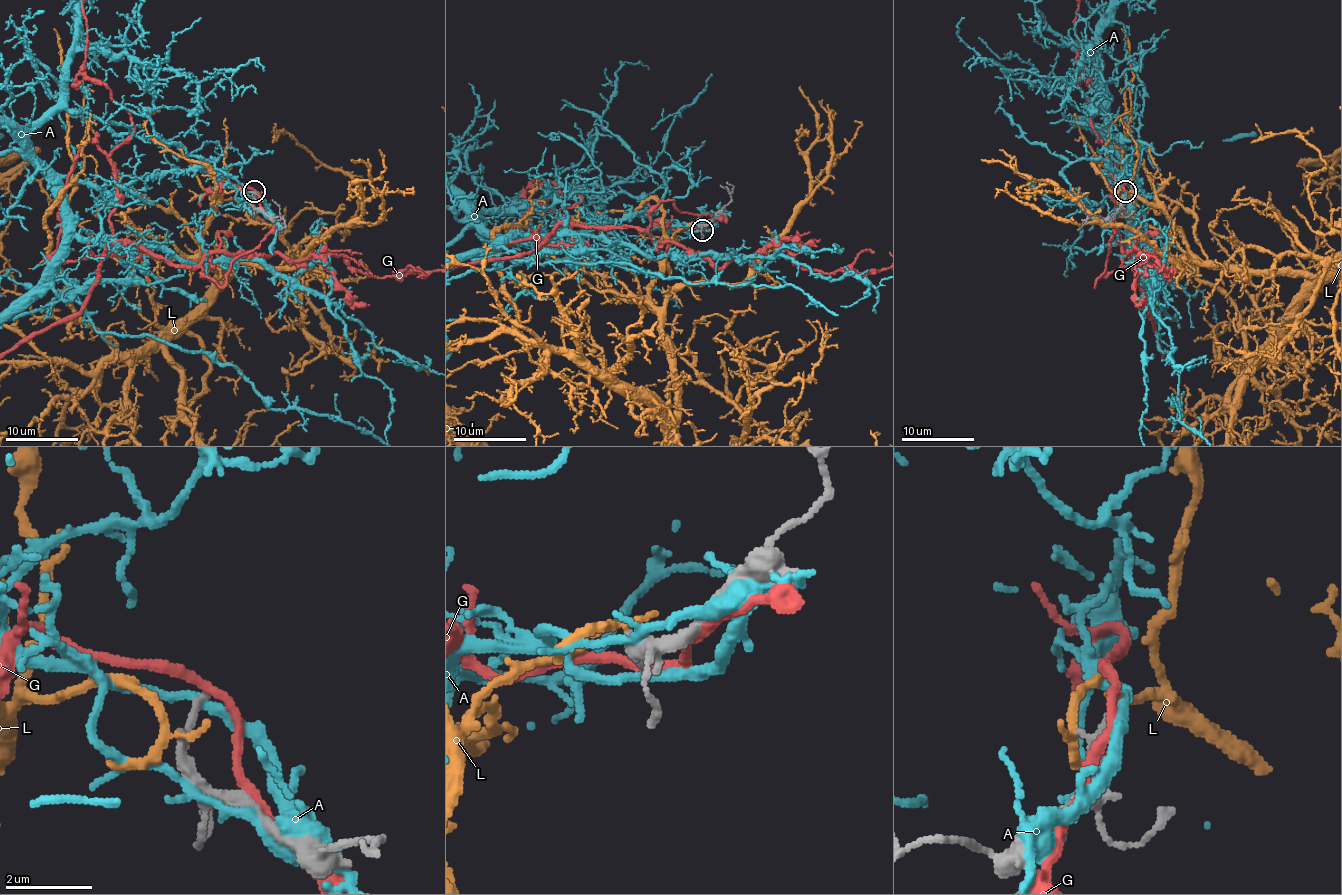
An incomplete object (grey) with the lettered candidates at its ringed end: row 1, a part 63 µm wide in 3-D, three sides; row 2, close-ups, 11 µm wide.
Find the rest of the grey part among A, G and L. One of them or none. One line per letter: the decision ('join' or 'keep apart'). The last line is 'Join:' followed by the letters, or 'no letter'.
A: keep apart
G: keep apart
L: keep apart
Join: no letter

